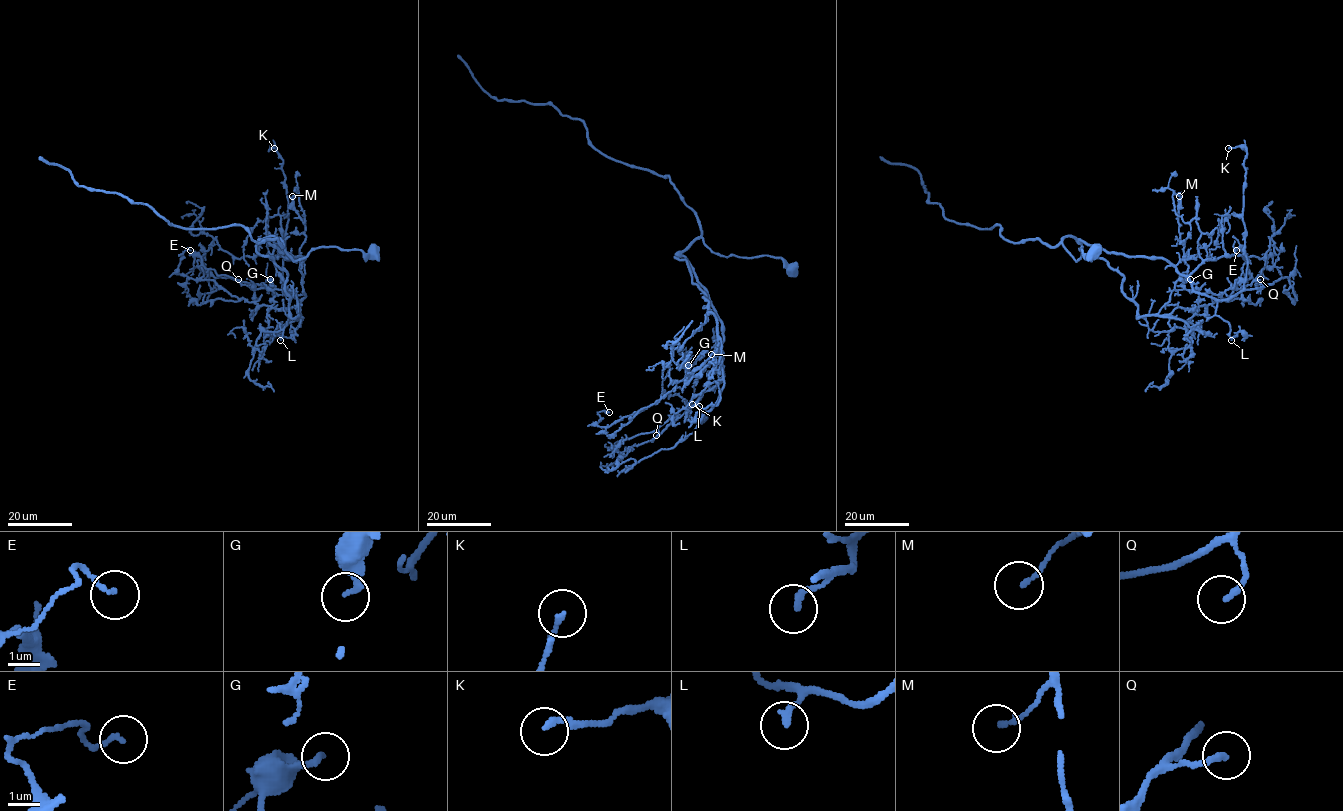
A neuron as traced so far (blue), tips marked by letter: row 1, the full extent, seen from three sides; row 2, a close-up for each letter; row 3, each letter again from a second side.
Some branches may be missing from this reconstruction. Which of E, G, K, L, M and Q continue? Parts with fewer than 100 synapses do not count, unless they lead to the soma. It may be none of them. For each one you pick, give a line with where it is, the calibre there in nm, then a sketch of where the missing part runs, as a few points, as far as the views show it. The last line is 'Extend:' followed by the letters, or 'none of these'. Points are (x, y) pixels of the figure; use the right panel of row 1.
Extend: none of these

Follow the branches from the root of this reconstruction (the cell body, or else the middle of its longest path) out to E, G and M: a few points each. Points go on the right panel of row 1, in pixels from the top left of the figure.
E: (1093, 251), (1081, 246), (1076, 260), (1062, 239), (1123, 276), (1139, 318), (1226, 299), (1252, 276), (1236, 250)
G: (1093, 251), (1081, 246), (1076, 260), (1062, 239), (1123, 276), (1137, 318), (1190, 279)
M: (1093, 251), (1081, 246), (1076, 260), (1062, 239), (1166, 258), (1188, 275), (1201, 232), (1175, 213), (1179, 196)

